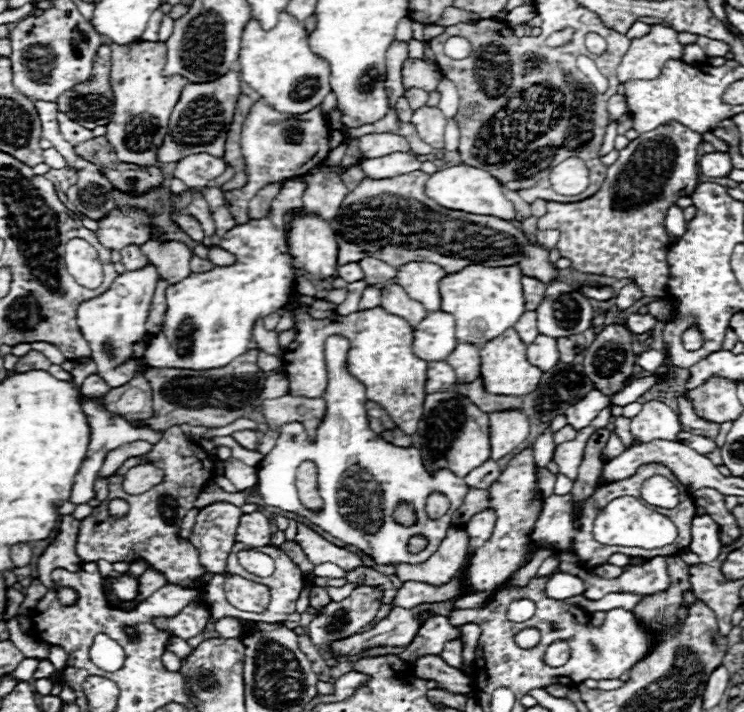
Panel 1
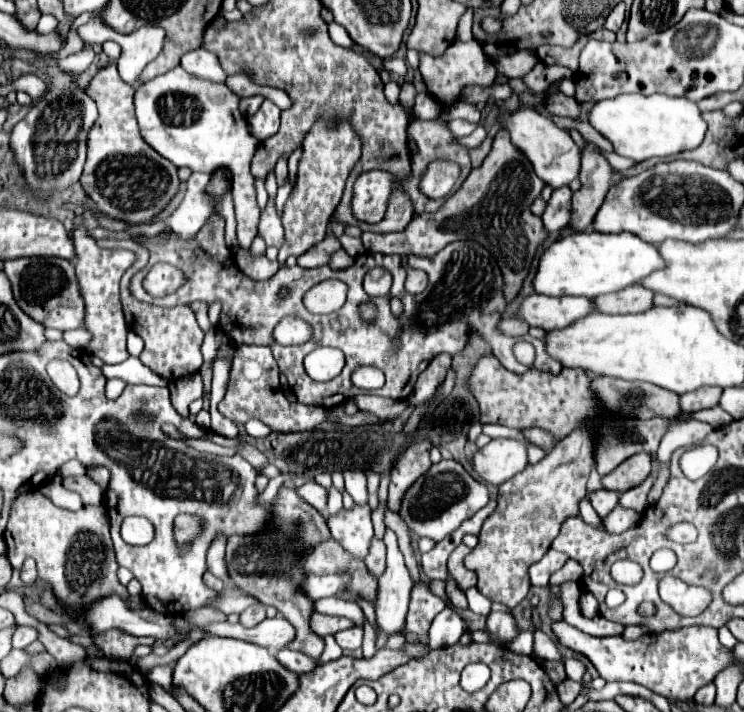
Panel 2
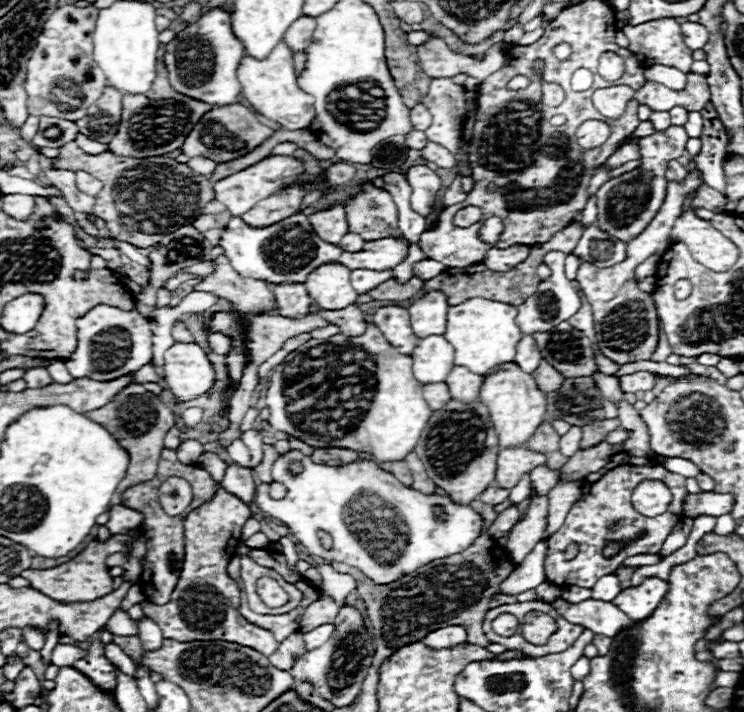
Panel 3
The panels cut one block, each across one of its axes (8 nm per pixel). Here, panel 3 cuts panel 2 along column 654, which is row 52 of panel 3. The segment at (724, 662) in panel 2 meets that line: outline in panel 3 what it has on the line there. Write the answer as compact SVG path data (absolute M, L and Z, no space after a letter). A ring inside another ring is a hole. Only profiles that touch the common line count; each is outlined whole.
M650 20L638 26L624 26L622 32L630 40L630 50L638 56L644 68L652 64L674 66L682 72L690 72L694 62L692 50L684 44L680 24L670 20Z

